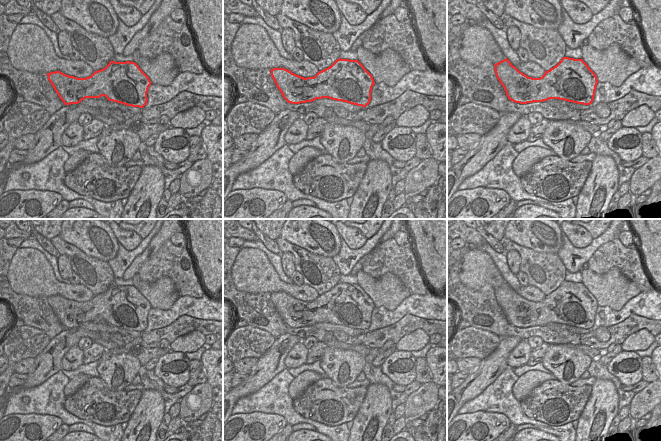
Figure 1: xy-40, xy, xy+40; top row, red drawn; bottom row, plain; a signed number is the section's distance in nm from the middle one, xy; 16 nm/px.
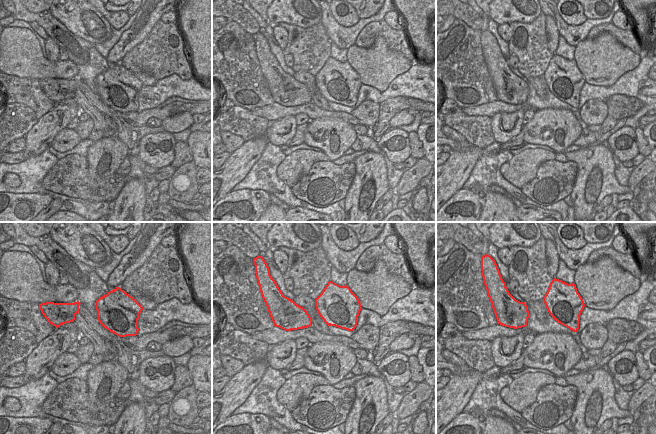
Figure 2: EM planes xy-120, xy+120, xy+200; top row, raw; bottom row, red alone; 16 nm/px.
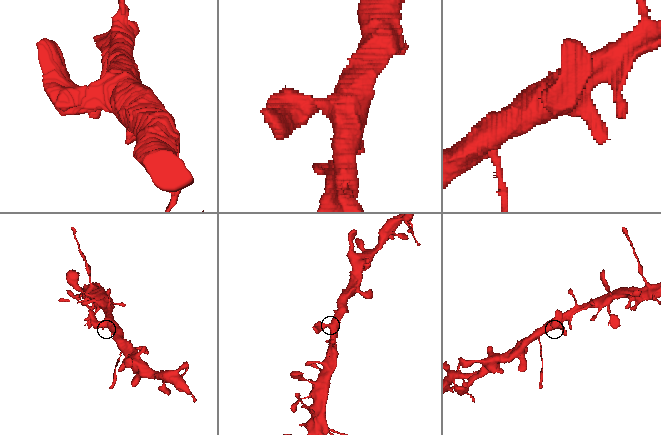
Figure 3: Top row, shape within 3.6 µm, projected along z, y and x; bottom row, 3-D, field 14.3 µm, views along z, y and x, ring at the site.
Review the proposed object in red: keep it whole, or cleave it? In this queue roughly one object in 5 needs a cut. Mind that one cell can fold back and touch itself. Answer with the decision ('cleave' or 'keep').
keep

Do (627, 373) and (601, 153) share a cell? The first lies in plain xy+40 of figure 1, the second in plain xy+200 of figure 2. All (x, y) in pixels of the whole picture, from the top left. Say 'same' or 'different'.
different

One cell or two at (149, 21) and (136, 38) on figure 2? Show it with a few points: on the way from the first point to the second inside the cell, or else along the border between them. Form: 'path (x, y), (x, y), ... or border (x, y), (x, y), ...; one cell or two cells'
path (145, 25), (137, 34); one cell

